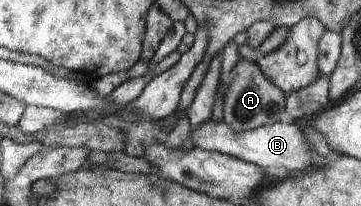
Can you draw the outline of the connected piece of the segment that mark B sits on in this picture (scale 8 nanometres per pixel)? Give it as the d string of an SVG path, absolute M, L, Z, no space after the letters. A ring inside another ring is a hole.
M209 120L199 129L192 130L191 137L197 148L227 154L243 161L249 161L260 168L283 167L291 171L315 171L309 159L309 145L303 139L303 131L295 123L277 122L254 130L239 132L232 130L225 121Z

